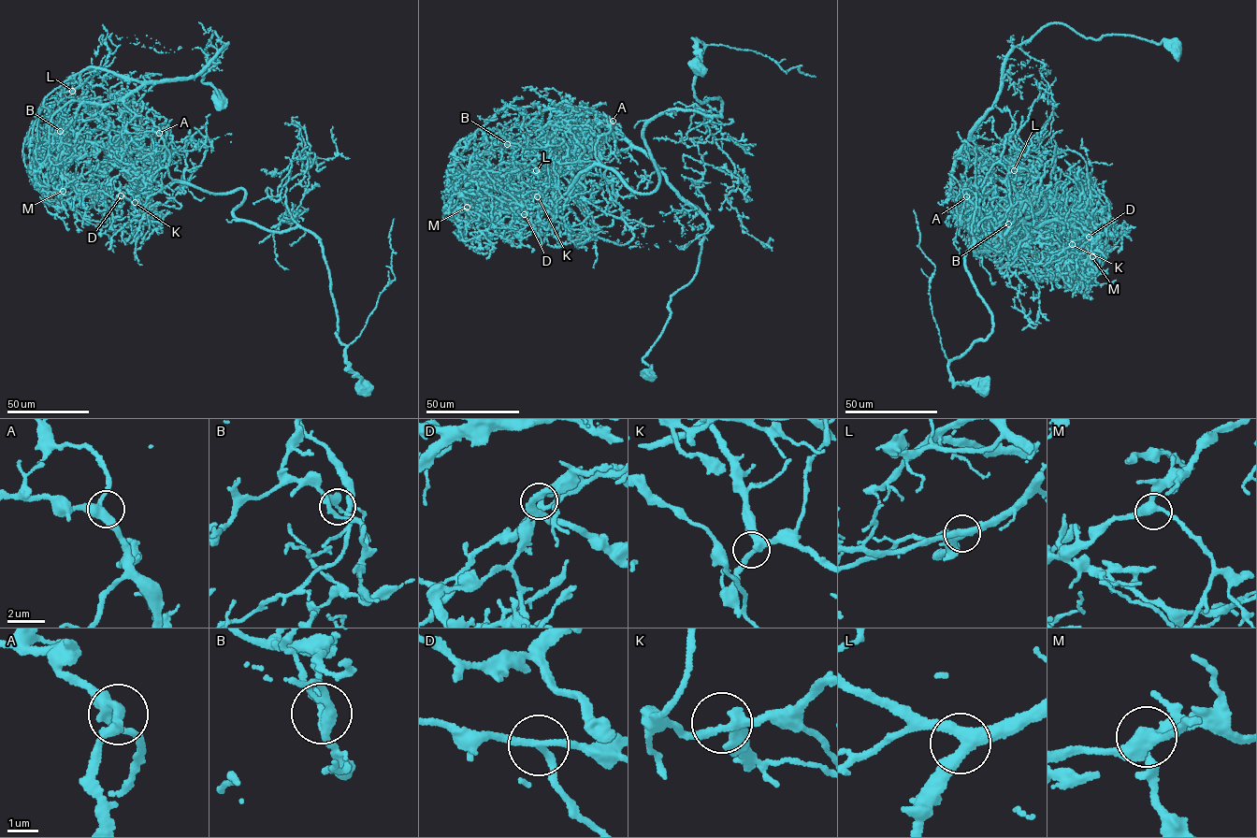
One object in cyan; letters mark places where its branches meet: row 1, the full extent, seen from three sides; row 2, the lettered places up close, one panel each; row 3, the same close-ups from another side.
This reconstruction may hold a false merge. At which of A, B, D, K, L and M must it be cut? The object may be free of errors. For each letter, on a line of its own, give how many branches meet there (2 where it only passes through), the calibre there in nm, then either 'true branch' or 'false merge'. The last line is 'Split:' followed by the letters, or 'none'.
A: 3 | 360 nm | true branch
B: 3 | 280 nm | false merge
D: 3 | 200 nm | true branch
K: 3 | 280 nm | true branch
L: 3 | 360 nm | true branch
M: 3 | 360 nm | true branch
Split: B

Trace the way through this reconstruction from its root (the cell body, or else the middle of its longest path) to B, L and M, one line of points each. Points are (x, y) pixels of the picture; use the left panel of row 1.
B: (220, 101), (201, 81), (213, 31), (224, 47), (194, 76), (71, 76), (43, 104), (60, 131)
L: (220, 101), (201, 81), (213, 31), (224, 47), (194, 76), (143, 81), (92, 67), (72, 91)
M: (220, 101), (201, 81), (213, 31), (204, 70), (125, 110), (151, 180), (63, 191)

